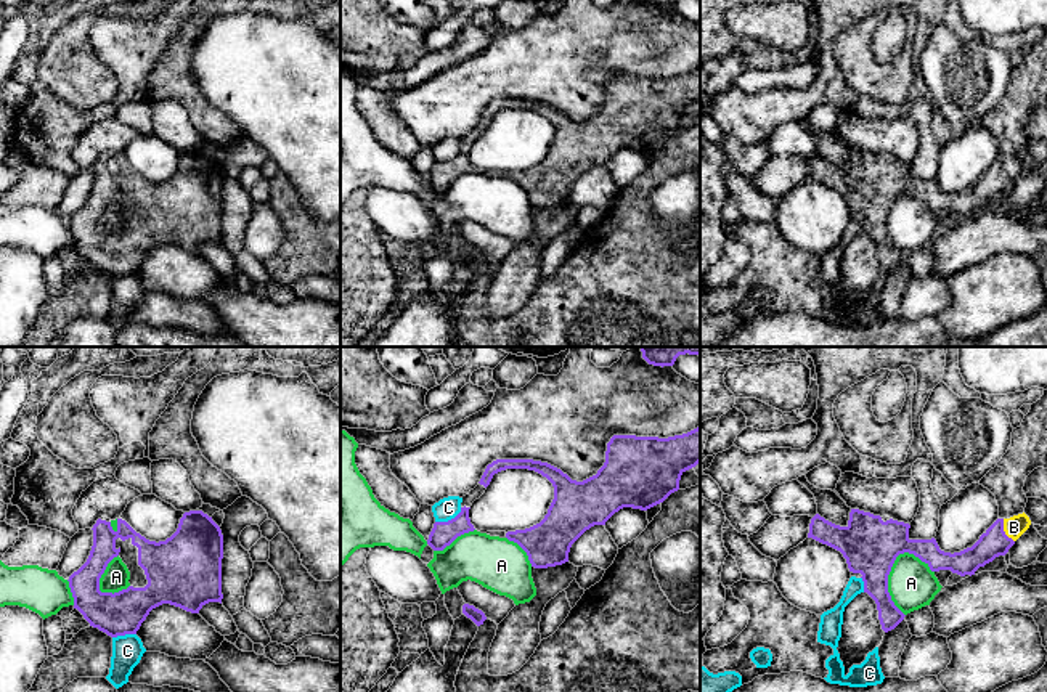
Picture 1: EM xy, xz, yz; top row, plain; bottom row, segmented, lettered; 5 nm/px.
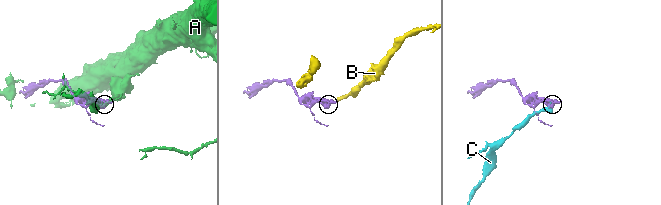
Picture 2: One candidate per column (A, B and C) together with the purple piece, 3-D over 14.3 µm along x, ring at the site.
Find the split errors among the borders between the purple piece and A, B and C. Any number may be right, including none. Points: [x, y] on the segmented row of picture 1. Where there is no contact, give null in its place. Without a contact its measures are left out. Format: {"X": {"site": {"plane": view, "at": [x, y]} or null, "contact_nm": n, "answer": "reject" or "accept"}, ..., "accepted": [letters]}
{"A": {"site": {"plane": "yz", "at": [887, 582]}, "contact_nm": 320, "answer": "reject"}, "B": {"site": {"plane": "yz", "at": [1002, 530]}, "contact_nm": 130, "answer": "accept"}, "C": {"site": {"plane": "xz", "at": [448, 521]}, "contact_nm": 150, "answer": "reject"}, "accepted": ["B"]}

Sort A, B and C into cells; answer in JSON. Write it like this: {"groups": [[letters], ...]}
{"groups": [["A"], ["B"], ["C"]]}

